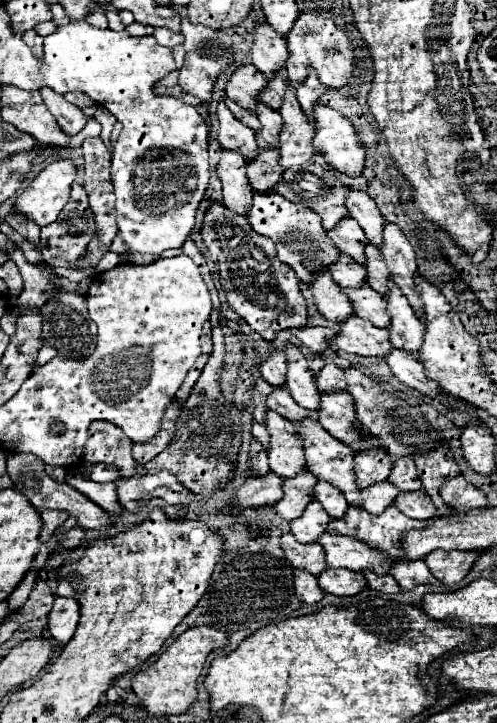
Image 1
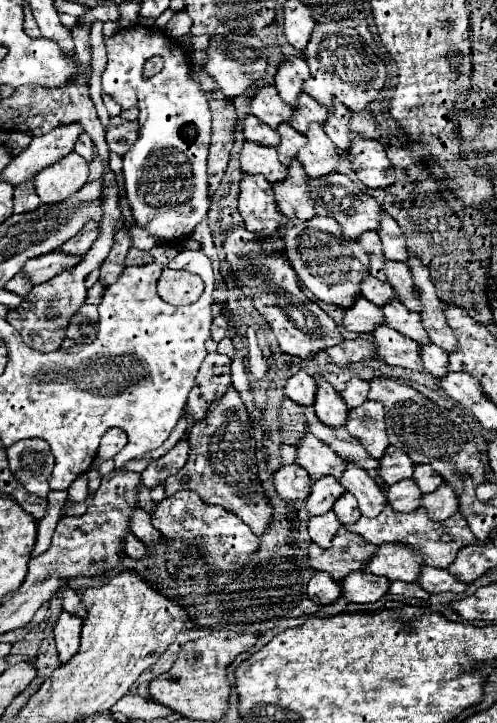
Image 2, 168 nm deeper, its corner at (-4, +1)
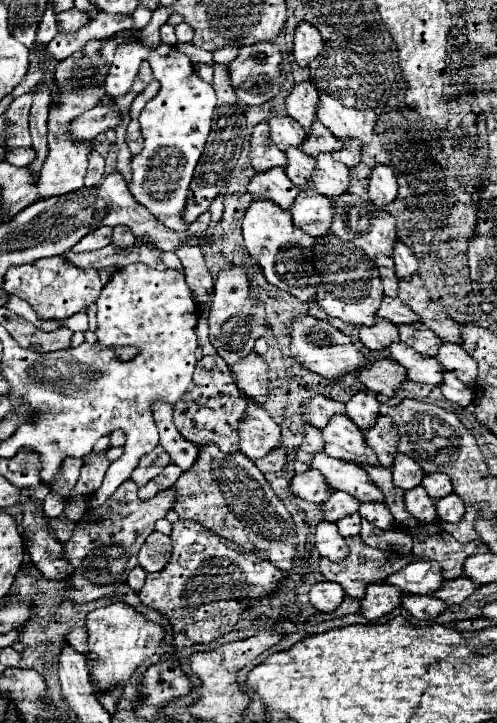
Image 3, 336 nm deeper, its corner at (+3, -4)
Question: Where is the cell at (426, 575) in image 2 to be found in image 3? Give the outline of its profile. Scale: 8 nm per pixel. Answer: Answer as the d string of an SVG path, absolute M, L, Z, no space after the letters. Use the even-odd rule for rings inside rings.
M459 577L459 579L447 581L447 589L439 589L439 593L433 593L433 595L435 595L437 599L453 605L453 603L465 601L477 587L479 587L479 583L471 581L469 577Z

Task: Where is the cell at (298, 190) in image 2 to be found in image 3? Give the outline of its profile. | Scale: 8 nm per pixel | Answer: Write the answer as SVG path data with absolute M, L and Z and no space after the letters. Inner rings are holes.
M307 185L307 191L301 191L291 207L293 223L309 233L311 237L331 235L331 223L335 217L335 205L329 197L317 193L315 185Z

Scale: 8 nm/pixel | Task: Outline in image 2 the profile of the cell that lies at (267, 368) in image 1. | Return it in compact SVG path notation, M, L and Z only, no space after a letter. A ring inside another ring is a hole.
M304 370L296 372L294 376L290 376L284 384L284 392L290 400L294 400L296 404L306 404L312 406L314 404L314 390L316 390L316 382L310 374L306 374Z

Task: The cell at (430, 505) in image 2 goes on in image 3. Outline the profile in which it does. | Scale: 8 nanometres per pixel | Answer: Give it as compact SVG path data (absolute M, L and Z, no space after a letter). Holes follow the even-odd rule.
M455 493L435 501L435 507L437 507L441 521L449 521L449 523L459 523L465 513L465 503Z

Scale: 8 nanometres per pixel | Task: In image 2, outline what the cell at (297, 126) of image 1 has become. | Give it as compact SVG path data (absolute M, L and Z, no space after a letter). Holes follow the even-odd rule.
M312 122L306 132L306 138L308 142L298 150L298 156L296 156L296 160L304 166L306 174L316 178L322 174L338 172L340 154L334 142L324 134L322 124Z

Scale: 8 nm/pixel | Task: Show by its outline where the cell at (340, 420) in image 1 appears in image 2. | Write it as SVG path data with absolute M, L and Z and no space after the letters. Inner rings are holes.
M368 400L362 406L350 408L346 418L346 430L350 432L350 436L360 440L360 444L368 450L370 458L374 460L382 458L382 452L388 446L386 424L382 416L384 416L382 404Z

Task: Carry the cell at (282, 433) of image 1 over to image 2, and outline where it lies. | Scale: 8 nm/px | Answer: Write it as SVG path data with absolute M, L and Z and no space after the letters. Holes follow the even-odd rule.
M306 434L300 444L296 444L296 464L302 466L312 480L318 476L340 476L342 474L342 458L326 444L322 444L316 436Z

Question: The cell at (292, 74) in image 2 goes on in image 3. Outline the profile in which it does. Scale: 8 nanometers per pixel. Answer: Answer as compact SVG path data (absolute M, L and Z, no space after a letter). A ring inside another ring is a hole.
M309 81L297 85L287 97L287 113L307 131L311 131L313 121L317 119L317 107L319 107L319 91Z

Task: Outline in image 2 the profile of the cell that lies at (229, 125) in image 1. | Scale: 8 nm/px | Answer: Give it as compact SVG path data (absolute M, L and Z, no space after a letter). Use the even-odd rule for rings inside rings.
M244 140L244 146L240 150L240 166L244 172L256 172L266 176L268 182L282 180L282 174L286 174L286 168L278 162L276 148L250 140Z

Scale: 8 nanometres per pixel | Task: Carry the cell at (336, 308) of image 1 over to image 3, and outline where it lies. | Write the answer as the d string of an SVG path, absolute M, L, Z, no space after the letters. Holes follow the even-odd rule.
M377 317L377 325L359 329L359 339L367 349L381 351L381 349L387 349L391 343L399 341L399 329L395 323L383 321L381 317Z

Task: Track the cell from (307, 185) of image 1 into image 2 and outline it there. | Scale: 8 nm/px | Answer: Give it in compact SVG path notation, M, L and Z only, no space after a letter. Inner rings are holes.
M324 174L322 178L310 178L310 194L314 200L314 212L322 214L322 216L332 216L340 228L342 228L342 236L348 238L358 238L362 232L366 230L378 230L378 212L382 210L382 206L376 202L376 198L368 196L368 194L356 194L350 200L350 178L346 174Z

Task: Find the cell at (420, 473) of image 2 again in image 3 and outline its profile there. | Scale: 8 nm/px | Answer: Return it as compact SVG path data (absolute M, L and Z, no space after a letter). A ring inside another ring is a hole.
M433 473L433 475L425 475L423 483L425 491L429 493L431 499L439 499L439 497L447 497L453 493L453 483L445 473Z

